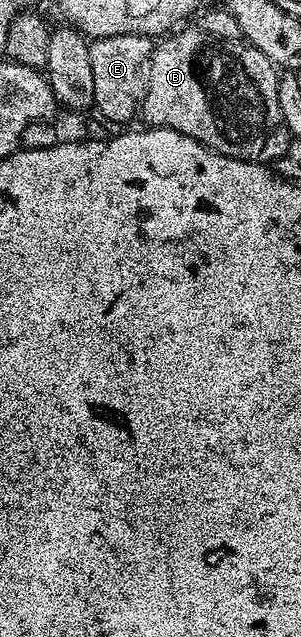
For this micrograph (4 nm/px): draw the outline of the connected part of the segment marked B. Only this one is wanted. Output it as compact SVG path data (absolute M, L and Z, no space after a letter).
M201 27L186 28L179 28L173 35L155 44L154 56L148 66L148 84L140 110L141 120L146 120L145 124L150 127L180 131L180 135L188 135L226 157L258 161L274 128L282 125L280 98L276 96L279 70L259 49L249 44L238 41L217 42Z

